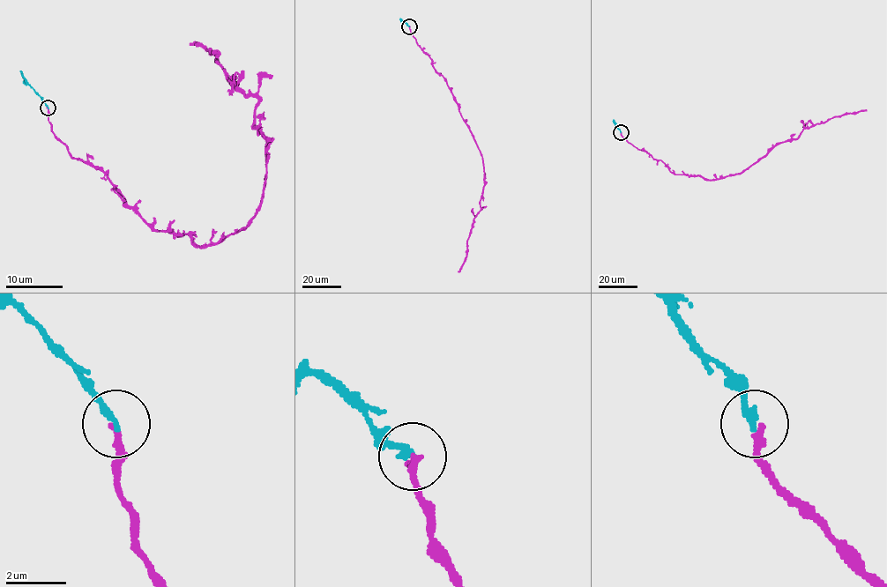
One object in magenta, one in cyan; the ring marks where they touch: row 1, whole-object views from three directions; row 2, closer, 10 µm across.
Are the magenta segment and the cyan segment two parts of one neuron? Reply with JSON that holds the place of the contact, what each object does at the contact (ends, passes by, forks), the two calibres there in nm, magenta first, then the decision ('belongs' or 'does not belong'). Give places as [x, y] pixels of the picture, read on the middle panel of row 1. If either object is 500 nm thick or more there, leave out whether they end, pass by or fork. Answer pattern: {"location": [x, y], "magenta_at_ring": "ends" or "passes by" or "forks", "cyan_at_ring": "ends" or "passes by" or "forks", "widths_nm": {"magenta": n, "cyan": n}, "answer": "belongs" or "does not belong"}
{"location": [409, 26], "magenta_at_ring": "ends", "cyan_at_ring": "ends", "widths_nm": {"magenta": 240, "cyan": 200}, "answer": "belongs"}

